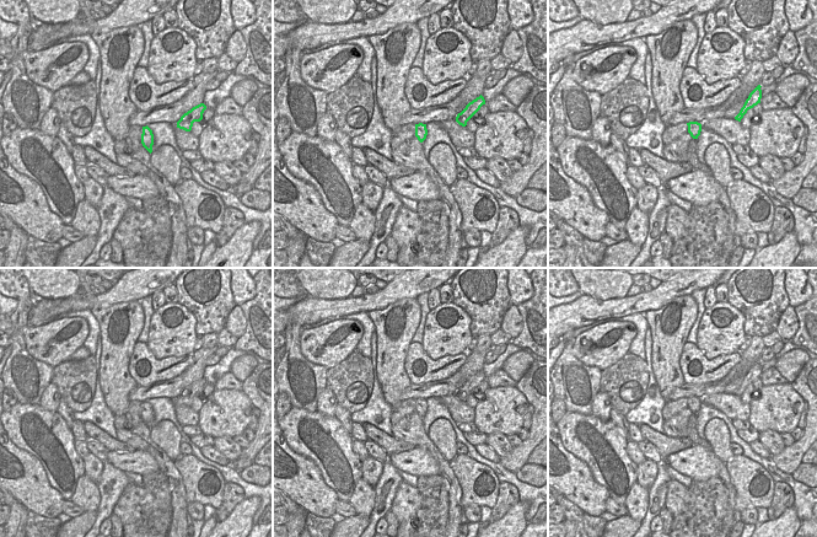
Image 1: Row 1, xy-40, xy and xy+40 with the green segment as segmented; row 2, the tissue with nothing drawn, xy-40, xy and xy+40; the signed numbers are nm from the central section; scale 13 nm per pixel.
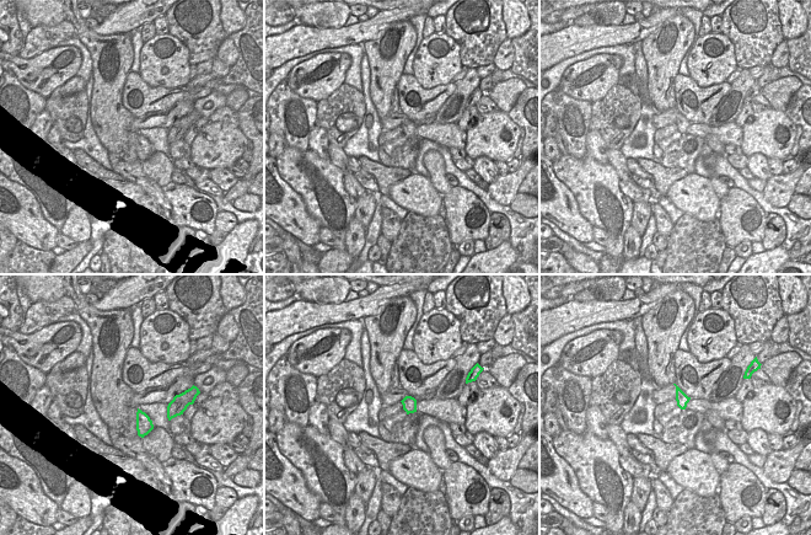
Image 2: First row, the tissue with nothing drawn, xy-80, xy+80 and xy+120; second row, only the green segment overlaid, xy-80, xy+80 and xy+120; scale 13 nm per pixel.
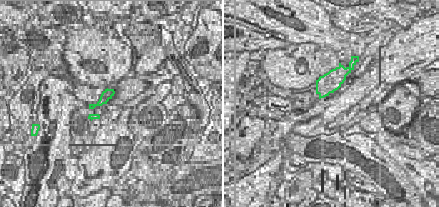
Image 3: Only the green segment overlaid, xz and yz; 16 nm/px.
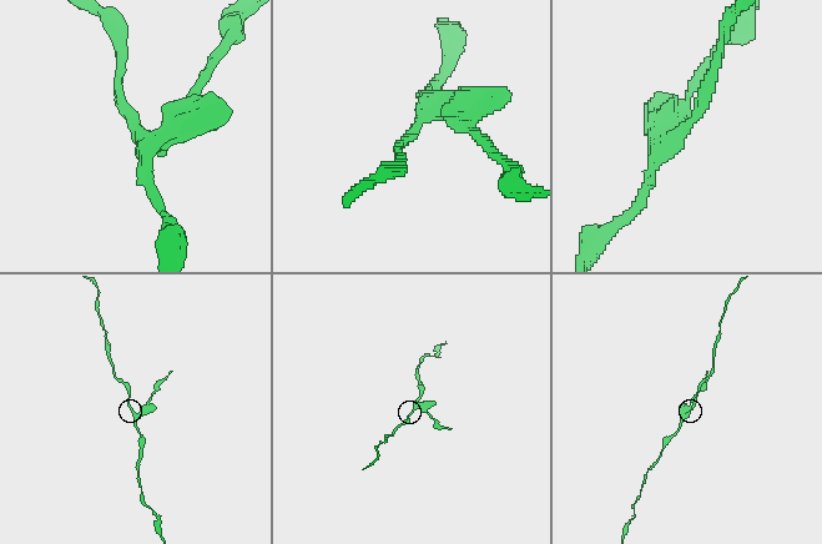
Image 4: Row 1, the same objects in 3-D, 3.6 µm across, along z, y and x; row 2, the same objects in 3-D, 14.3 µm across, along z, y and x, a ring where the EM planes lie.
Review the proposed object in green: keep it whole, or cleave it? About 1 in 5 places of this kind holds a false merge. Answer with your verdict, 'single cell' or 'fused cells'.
fused cells

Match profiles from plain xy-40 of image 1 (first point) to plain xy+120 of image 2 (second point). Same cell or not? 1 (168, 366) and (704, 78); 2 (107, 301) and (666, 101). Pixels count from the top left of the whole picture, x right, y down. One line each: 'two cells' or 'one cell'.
1: two cells
2: two cells

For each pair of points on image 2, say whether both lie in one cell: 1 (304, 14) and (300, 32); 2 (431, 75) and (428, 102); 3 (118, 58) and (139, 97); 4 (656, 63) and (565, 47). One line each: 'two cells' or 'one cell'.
1: two cells
2: two cells
3: two cells
4: two cells

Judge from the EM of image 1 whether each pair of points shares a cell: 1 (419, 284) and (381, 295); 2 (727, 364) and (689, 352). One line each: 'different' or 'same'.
1: same
2: same

